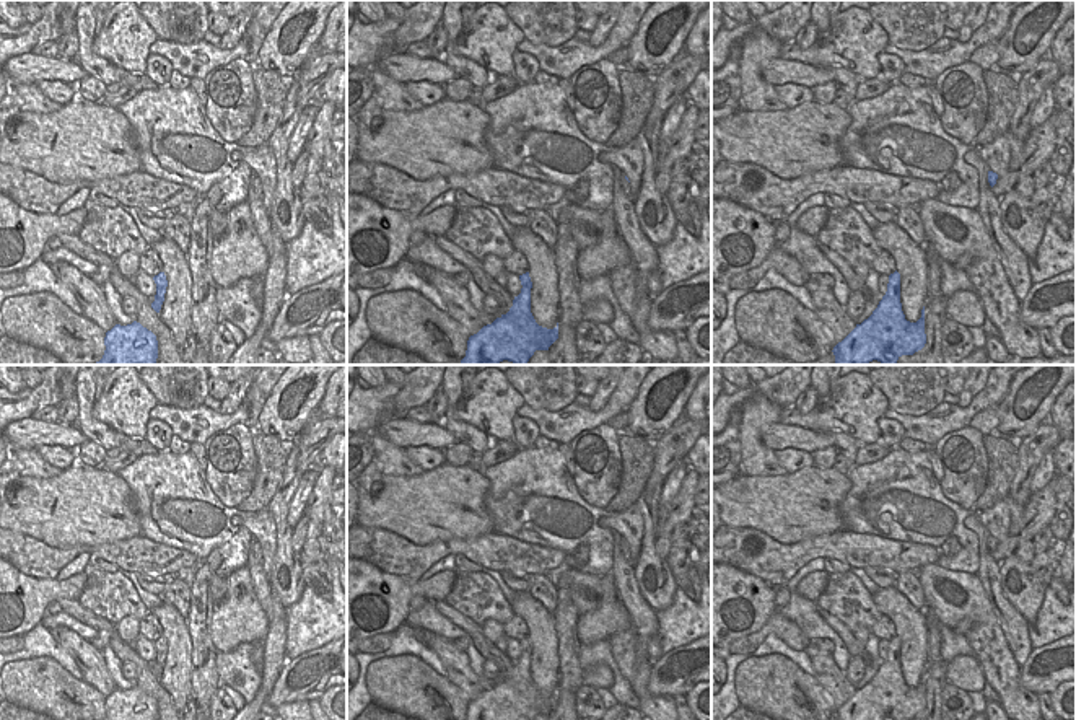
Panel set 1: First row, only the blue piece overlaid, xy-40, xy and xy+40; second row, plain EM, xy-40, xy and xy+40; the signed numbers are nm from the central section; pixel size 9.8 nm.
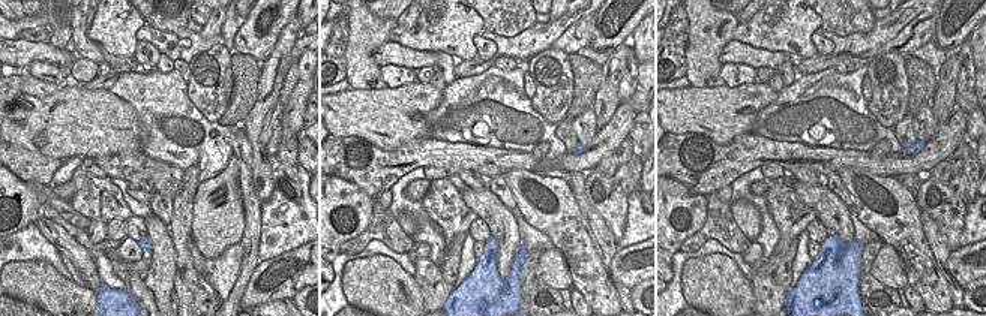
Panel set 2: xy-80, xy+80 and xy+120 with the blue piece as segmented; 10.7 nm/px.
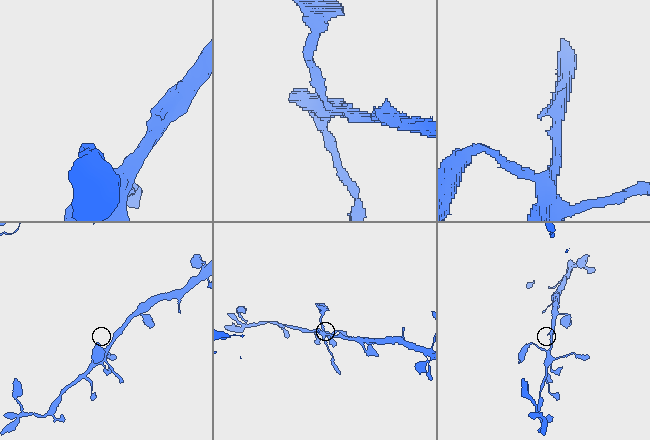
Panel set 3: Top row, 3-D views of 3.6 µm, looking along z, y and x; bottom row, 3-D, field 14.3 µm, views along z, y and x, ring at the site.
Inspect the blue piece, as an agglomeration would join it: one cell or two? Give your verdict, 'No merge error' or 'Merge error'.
No merge error.

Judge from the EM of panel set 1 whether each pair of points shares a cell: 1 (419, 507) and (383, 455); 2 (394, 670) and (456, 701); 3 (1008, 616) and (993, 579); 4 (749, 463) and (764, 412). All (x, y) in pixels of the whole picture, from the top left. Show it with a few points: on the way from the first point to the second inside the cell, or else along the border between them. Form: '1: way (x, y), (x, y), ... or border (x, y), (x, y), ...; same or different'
1: border (425, 471), (415, 476), (383, 476); different
2: way (409, 681), (430, 681), (441, 689); same
3: way (1001, 606), (993, 588); same
4: way (751, 450), (751, 425); same

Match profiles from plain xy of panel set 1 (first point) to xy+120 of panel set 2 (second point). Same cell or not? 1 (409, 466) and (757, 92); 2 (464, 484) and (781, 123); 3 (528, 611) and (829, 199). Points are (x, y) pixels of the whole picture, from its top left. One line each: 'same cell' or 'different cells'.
1: different cells
2: different cells
3: same cell

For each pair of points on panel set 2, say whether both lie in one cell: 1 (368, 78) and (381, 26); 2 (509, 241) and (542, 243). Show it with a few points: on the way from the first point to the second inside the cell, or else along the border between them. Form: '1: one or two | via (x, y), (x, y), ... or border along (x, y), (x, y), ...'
1: one | via (365, 65), (365, 42), (368, 39)
2: two | border along (512, 211), (520, 240)

